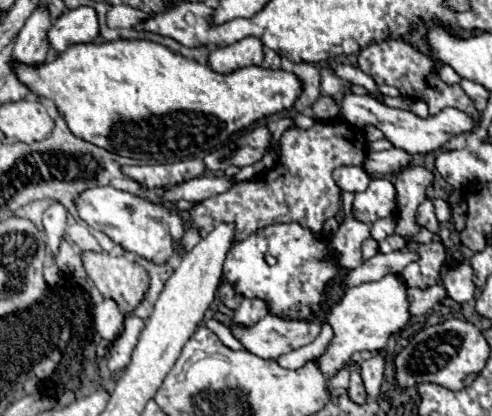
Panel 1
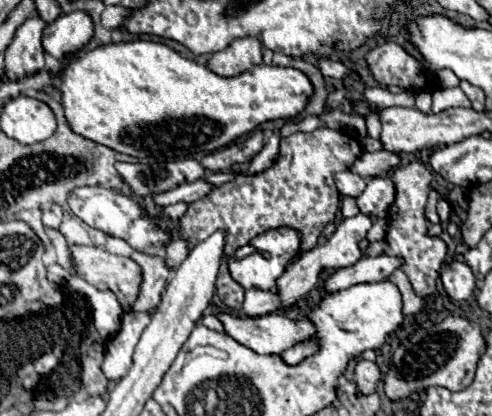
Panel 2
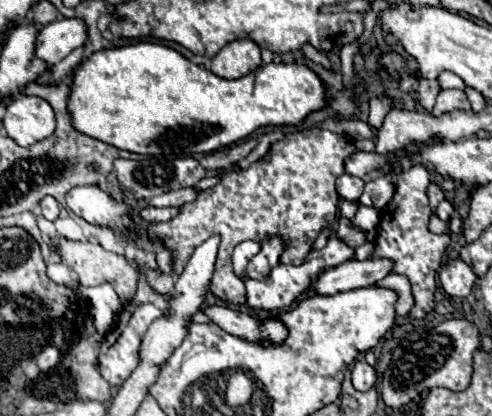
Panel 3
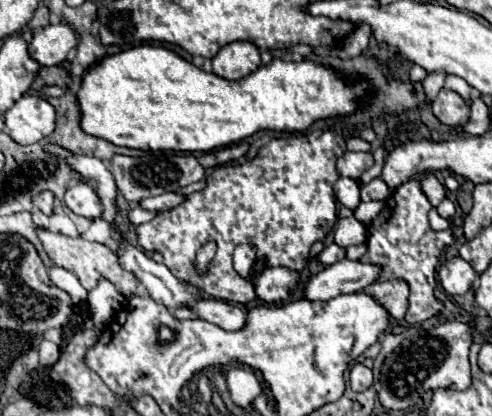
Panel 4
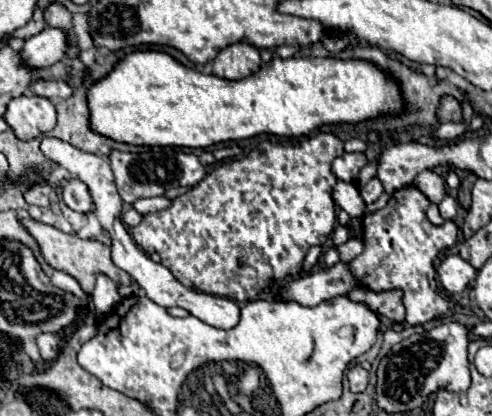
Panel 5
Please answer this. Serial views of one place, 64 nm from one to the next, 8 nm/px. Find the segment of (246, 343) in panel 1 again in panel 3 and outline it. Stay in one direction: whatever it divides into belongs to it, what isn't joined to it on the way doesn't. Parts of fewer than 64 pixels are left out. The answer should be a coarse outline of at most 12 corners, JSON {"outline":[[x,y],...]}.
{"outline":[[226,306],[204,314],[228,334],[254,344],[280,346],[286,324]]}

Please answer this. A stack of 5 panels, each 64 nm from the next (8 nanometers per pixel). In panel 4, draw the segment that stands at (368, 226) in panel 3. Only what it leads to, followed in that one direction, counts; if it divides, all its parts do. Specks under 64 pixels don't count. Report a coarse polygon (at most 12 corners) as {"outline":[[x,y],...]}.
{"outline":[[382,202],[360,204],[354,210],[354,218],[368,226],[378,212]]}

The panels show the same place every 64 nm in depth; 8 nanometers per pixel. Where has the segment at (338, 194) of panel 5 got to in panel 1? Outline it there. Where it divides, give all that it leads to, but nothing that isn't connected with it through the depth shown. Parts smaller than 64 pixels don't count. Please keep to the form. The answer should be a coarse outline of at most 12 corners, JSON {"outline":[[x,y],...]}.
{"outline":[[340,166],[334,180],[344,192],[364,192],[370,174],[362,166]]}

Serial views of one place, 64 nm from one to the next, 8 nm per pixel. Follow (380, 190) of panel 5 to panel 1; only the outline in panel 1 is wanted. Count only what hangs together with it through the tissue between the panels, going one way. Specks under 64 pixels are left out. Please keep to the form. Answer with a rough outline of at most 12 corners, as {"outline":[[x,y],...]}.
{"outline":[[372,178],[356,194],[352,218],[374,224],[396,210],[396,190]]}

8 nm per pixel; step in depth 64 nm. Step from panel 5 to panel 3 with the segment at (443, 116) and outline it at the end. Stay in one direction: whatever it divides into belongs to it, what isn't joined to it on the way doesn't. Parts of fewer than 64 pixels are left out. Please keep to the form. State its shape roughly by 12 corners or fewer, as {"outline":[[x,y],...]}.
{"outline":[[440,90],[434,114],[466,110],[462,90]]}

